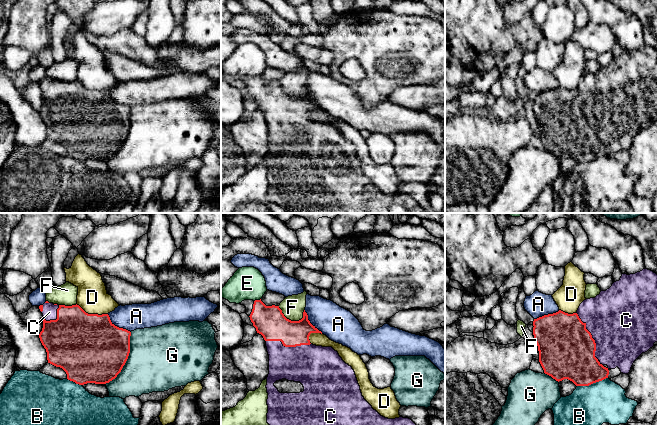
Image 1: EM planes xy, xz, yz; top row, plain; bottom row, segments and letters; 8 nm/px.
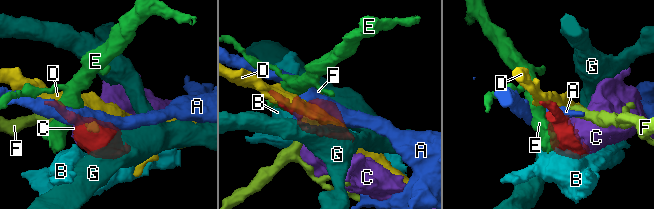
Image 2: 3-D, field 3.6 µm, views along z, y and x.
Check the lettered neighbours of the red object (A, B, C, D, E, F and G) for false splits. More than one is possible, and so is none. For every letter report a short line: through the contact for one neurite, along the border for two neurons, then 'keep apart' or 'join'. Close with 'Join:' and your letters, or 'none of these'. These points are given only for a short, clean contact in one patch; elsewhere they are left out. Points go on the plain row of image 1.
A: keep apart
B: keep apart
C: join
D: keep apart
E: line xz (260, 74), (254, 77); keep apart
F: line xz (278, 82), (281, 88), (291, 96), (300, 96), (303, 93); keep apart
G: keep apart
Join: C

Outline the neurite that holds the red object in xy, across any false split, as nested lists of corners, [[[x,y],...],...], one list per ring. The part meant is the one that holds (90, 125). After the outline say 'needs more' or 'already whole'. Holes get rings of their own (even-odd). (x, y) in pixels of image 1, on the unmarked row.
[[[46,77],[39,85],[43,90],[43,104],[39,114],[46,125],[48,139],[62,144],[67,155],[79,161],[106,160],[117,153],[130,129],[130,107],[115,102],[108,90],[88,90],[77,80],[65,82]]]; needs more

